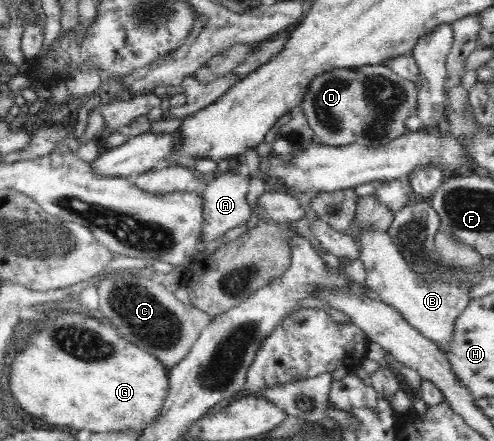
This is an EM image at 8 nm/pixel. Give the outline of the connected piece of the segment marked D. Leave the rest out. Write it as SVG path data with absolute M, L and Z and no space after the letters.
M384 64L334 68L310 82L300 106L322 144L379 148L407 131L406 120L417 114L417 94L412 81L400 77Z

